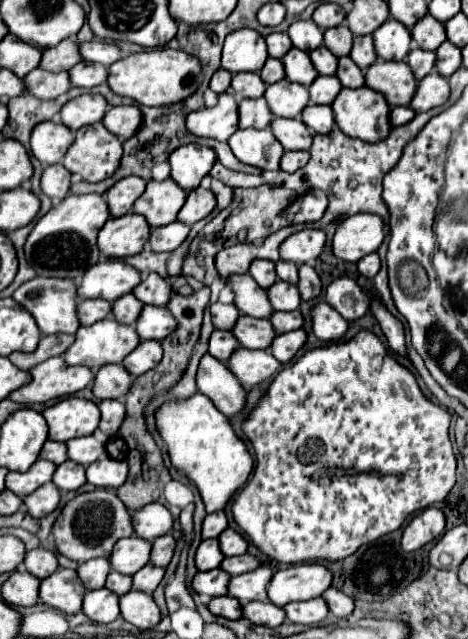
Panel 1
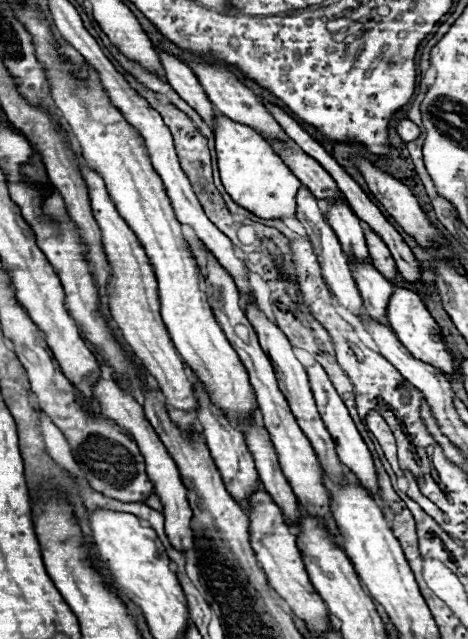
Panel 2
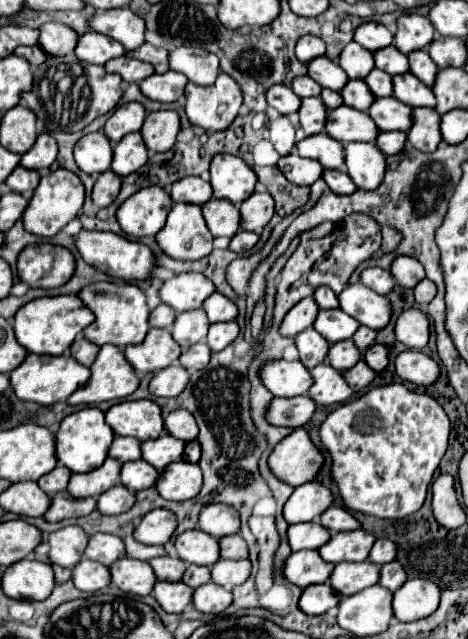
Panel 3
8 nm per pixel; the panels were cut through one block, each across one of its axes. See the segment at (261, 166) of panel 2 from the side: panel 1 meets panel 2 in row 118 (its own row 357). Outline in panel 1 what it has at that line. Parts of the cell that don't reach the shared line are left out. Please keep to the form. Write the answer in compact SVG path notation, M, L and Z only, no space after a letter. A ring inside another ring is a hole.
M214 330L212 336L210 336L210 348L208 348L208 352L210 352L214 358L226 362L228 356L234 354L234 348L236 348L236 346L240 346L240 344L238 344L238 340L234 340L234 334L232 334L232 332Z

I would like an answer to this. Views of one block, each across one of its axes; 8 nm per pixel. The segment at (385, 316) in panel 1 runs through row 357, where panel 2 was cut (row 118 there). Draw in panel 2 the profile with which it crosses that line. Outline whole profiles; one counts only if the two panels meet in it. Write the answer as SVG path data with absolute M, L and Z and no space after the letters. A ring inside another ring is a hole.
M408 118L400 120L400 122L396 124L396 130L398 130L398 134L400 134L400 138L402 138L404 142L412 142L412 140L416 140L416 138L420 136L420 128L418 128L414 122L410 122Z

